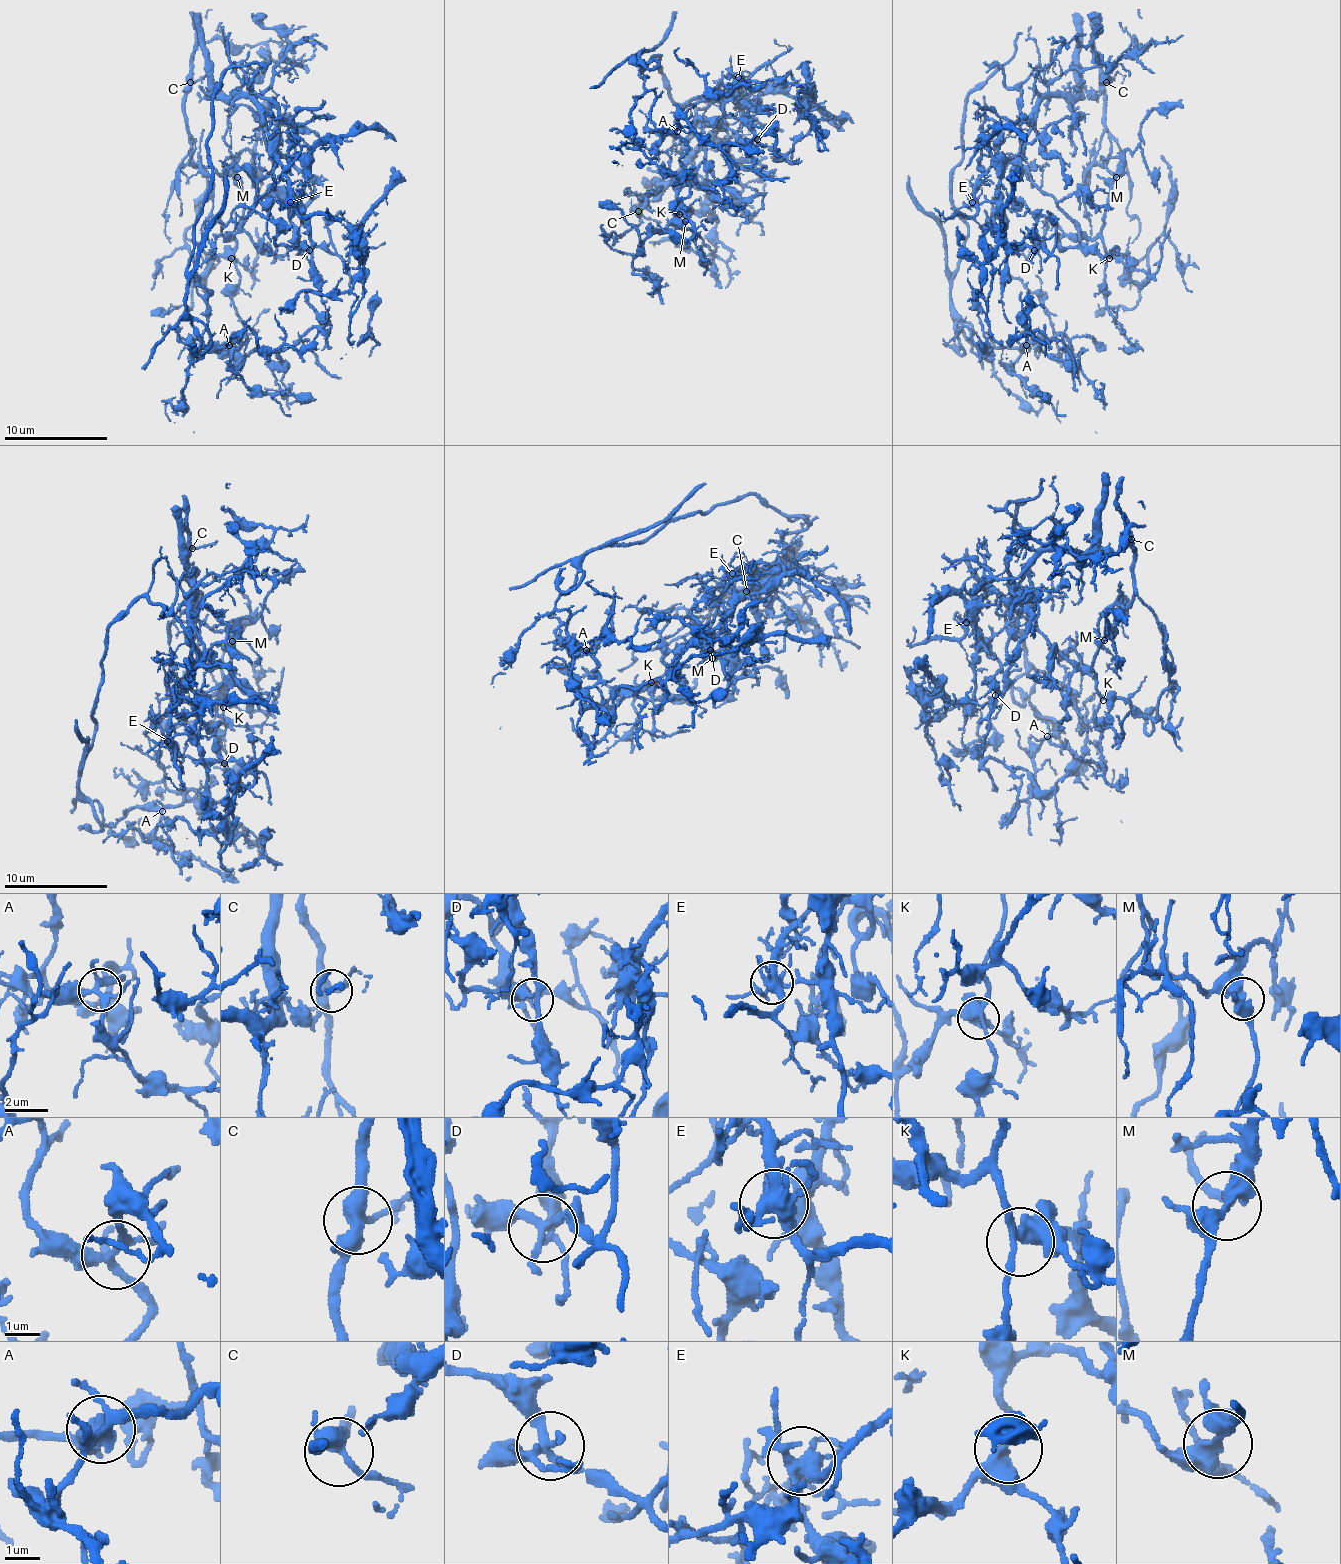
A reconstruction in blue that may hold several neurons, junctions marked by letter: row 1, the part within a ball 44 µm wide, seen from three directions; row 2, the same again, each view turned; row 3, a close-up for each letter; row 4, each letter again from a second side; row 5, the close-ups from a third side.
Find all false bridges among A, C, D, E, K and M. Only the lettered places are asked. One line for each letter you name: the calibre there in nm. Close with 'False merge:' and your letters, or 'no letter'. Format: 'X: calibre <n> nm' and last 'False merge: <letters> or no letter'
E: calibre 400 nm
M: calibre 400 nm
False merge: E, M

